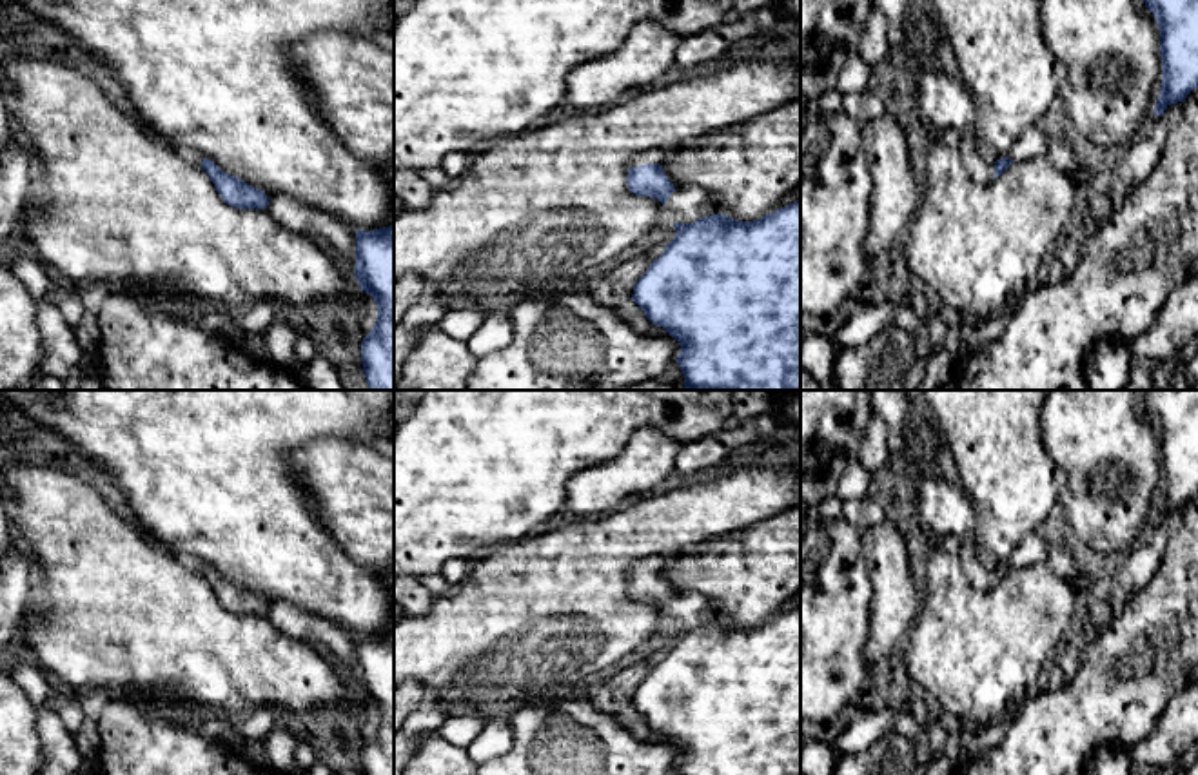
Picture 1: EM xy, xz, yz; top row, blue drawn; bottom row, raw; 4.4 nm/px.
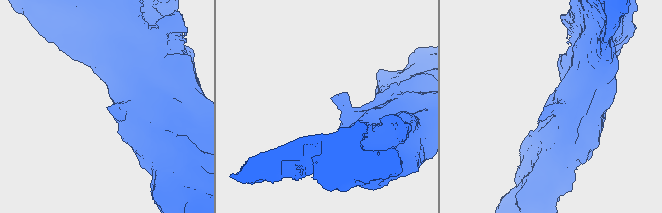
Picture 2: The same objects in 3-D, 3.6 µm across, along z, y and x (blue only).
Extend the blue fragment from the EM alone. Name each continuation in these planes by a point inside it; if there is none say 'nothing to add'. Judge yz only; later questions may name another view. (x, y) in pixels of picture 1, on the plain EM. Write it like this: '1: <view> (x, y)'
1: yz (946, 509)

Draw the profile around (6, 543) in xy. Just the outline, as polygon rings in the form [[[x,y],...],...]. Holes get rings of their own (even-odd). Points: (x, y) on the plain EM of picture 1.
[[[0,495],[0,561],[13,546],[11,532],[9,532],[9,514],[5,506],[5,499]]]

